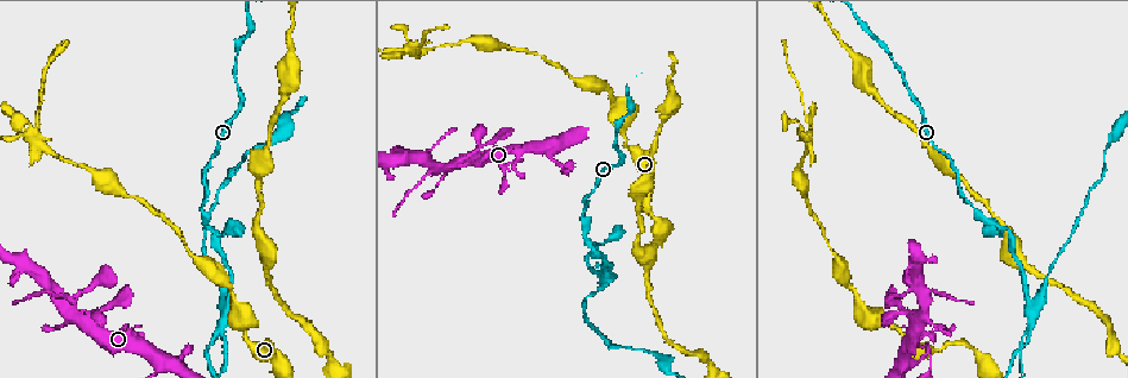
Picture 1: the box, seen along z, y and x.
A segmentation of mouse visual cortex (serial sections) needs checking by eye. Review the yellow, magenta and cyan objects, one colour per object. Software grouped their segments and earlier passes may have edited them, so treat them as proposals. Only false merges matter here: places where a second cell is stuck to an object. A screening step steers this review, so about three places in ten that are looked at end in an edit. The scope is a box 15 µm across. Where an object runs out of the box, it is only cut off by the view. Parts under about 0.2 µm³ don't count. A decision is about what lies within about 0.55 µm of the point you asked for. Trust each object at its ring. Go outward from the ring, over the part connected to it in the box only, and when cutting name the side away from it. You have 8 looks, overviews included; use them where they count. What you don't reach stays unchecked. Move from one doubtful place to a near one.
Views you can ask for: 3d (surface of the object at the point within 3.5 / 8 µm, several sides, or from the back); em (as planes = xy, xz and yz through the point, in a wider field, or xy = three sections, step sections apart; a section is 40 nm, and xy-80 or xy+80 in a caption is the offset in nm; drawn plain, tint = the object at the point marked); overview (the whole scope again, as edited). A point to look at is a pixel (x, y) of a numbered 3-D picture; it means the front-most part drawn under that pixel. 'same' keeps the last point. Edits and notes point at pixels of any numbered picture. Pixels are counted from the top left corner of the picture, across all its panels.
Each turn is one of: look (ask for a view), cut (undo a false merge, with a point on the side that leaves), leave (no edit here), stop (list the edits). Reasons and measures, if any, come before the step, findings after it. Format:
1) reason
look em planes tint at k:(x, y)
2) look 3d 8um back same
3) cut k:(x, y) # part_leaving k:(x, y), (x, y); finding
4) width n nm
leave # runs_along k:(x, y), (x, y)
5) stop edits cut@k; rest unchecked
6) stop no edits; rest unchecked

arms part here
look 3d 8um at 1:(807, 144)

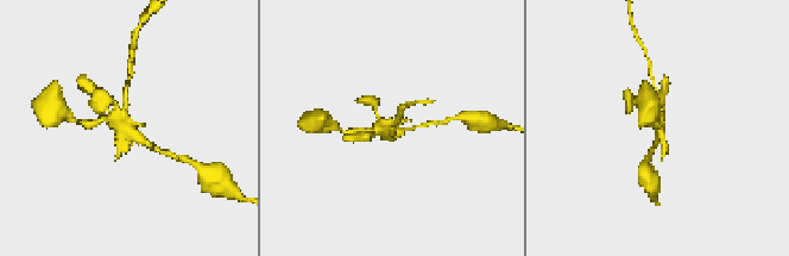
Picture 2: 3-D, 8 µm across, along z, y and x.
shape alone is not enough
look em xy step 1 tint at 2:(386, 131)

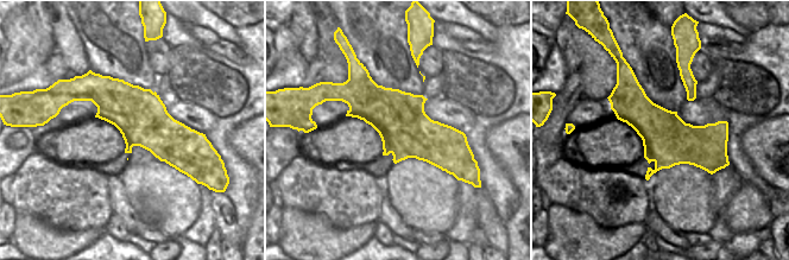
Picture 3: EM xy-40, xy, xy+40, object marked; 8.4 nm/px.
leave # runs_along 2:(149, 144), (121, 128), (111, 100); one cell here

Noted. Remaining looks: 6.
look 3d 8um at 1:(184, 355)

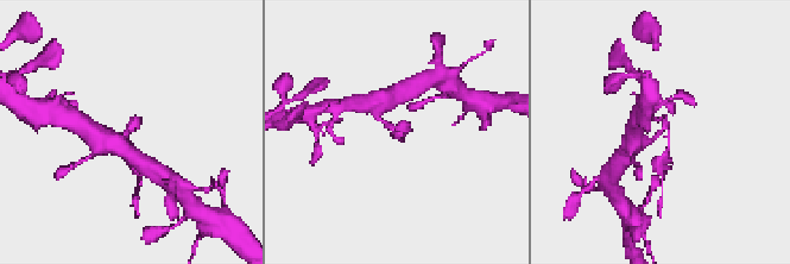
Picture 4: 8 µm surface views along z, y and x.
closer look
look 3d 3.5um at 4:(128, 131)

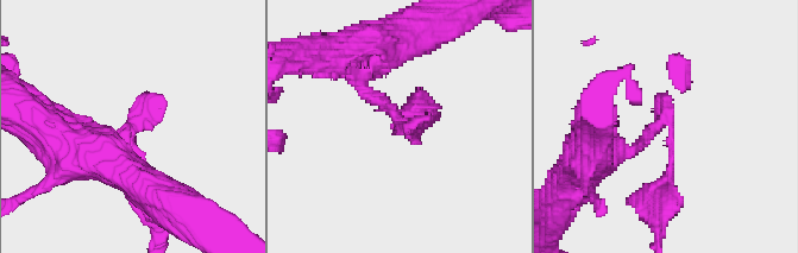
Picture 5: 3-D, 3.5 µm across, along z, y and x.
look em xy step 1 tint at 5:(399, 122)

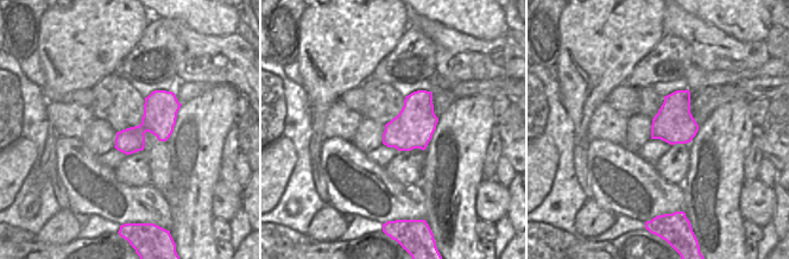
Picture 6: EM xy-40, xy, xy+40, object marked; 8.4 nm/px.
leave # runs_along 5:(354, 68), (398, 131), (413, 119); one cell here

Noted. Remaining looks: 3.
thin neck
look 3d 3.5um at 1:(593, 252)

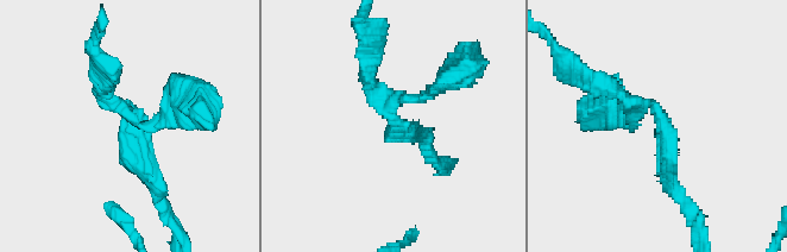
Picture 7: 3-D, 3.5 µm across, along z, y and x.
need the tissue
look em planes tint at 7:(121, 106)

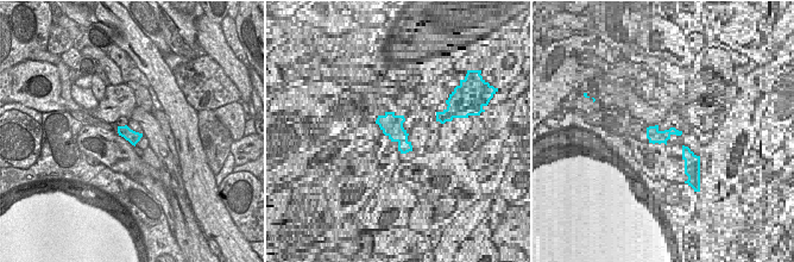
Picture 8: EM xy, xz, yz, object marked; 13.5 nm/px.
leave # runs_along 7:(587, 81), (655, 107), (667, 172); continuous, no second cell

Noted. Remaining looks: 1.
stop no edits; rest unchecked

